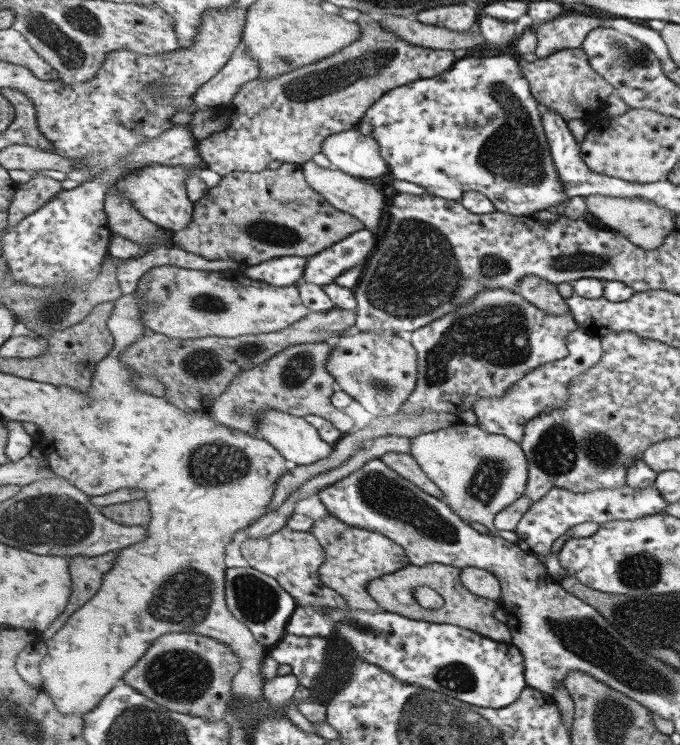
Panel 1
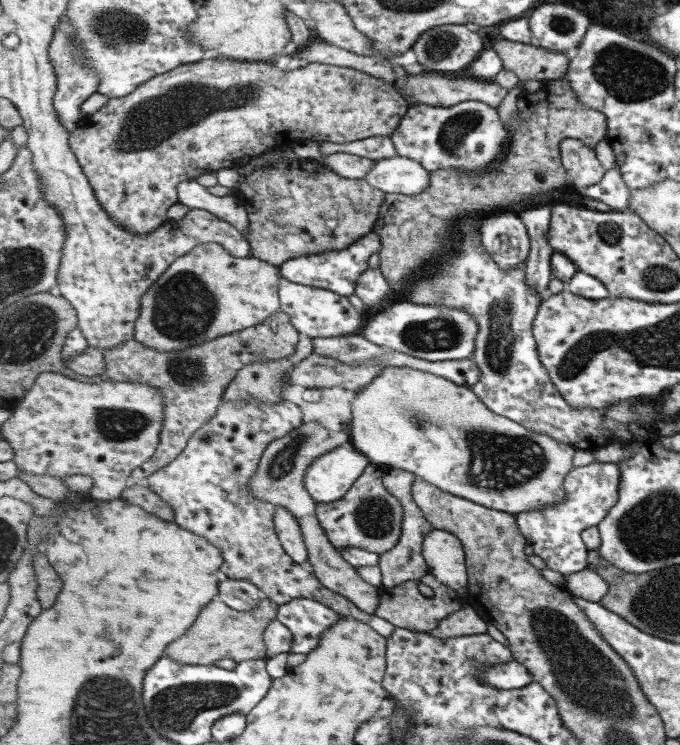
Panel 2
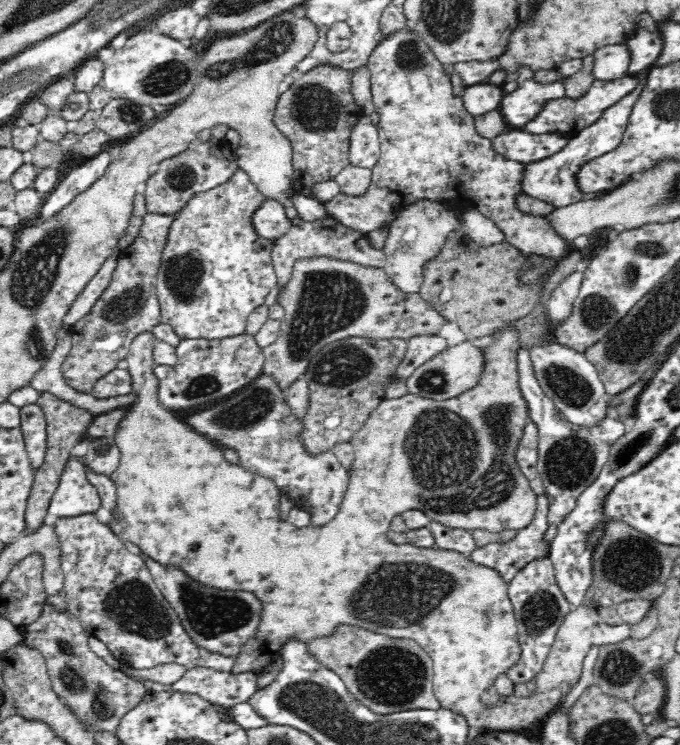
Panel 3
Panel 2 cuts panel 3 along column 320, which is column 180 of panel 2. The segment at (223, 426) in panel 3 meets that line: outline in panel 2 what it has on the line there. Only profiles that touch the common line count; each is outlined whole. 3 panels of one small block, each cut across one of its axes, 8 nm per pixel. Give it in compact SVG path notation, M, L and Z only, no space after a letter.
M254 398L225 401L221 403L217 415L193 435L184 453L181 453L175 461L171 461L163 470L149 476L147 486L171 505L176 516L174 521L179 526L203 535L203 538L207 538L213 546L221 550L225 562L220 570L227 578L250 580L279 605L287 604L295 598L307 598L321 602L338 612L343 618L355 617L361 622L366 622L388 639L396 631L394 624L376 614L361 610L361 607L351 602L346 596L328 589L310 567L297 564L294 558L287 554L276 531L274 519L276 506L252 494L252 480L257 470L260 469L260 460L265 450L268 450L274 441L288 437L293 430L299 429L303 424L302 409L299 405L287 400L275 404Z

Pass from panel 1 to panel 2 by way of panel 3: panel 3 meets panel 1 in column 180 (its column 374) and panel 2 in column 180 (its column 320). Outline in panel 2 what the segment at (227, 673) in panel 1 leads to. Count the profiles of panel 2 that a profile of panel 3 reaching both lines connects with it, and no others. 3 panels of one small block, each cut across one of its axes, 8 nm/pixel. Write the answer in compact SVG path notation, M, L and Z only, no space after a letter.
M267 596L257 608L245 612L236 611L223 600L218 603L211 601L204 606L188 632L168 646L166 656L189 665L212 665L223 658L229 658L237 664L249 660L265 660L268 649L265 629L278 619L279 608L280 605Z

